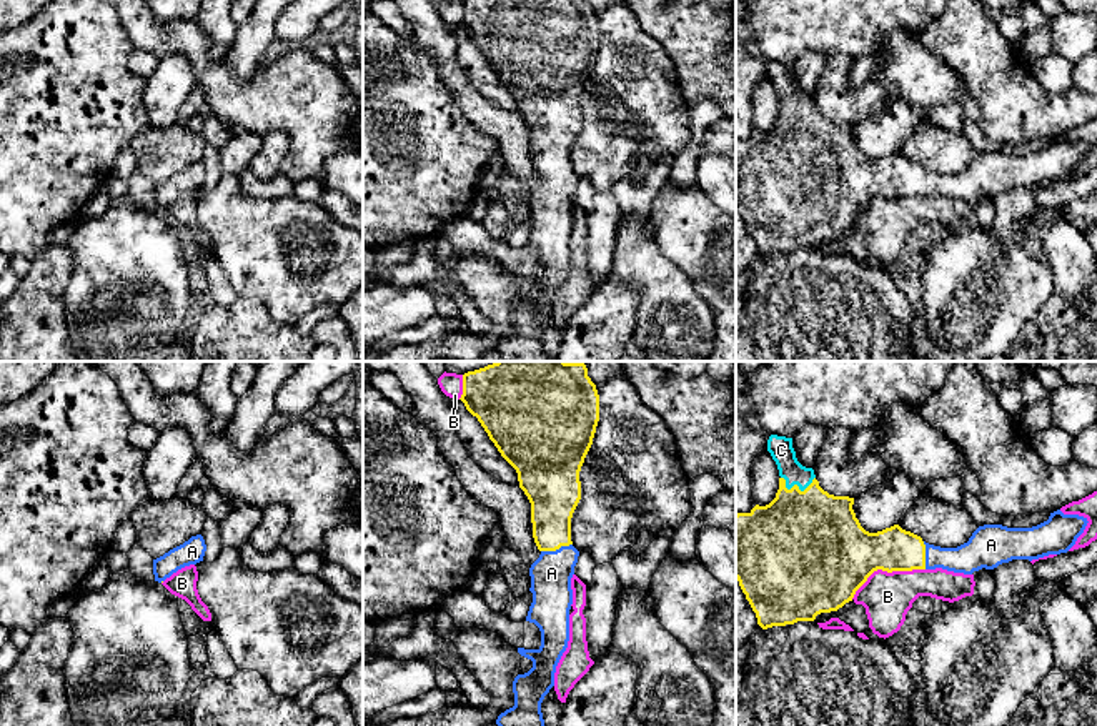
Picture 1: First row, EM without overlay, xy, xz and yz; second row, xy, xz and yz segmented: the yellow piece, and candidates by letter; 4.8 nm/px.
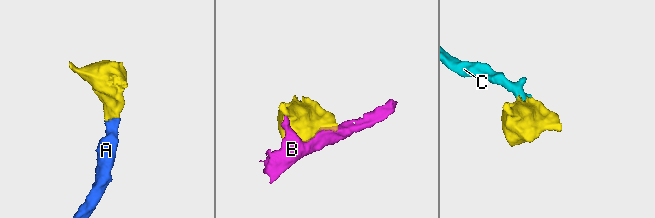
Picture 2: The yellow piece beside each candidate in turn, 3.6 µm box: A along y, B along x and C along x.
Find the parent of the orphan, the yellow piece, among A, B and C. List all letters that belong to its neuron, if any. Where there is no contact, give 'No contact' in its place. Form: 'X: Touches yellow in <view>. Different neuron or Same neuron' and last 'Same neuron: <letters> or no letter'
A: Touches yellow in xz. Same neuron
B: Touches yellow in yz. Different neuron
C: Touches yellow in yz. Same neuron
Same neuron: A, C

